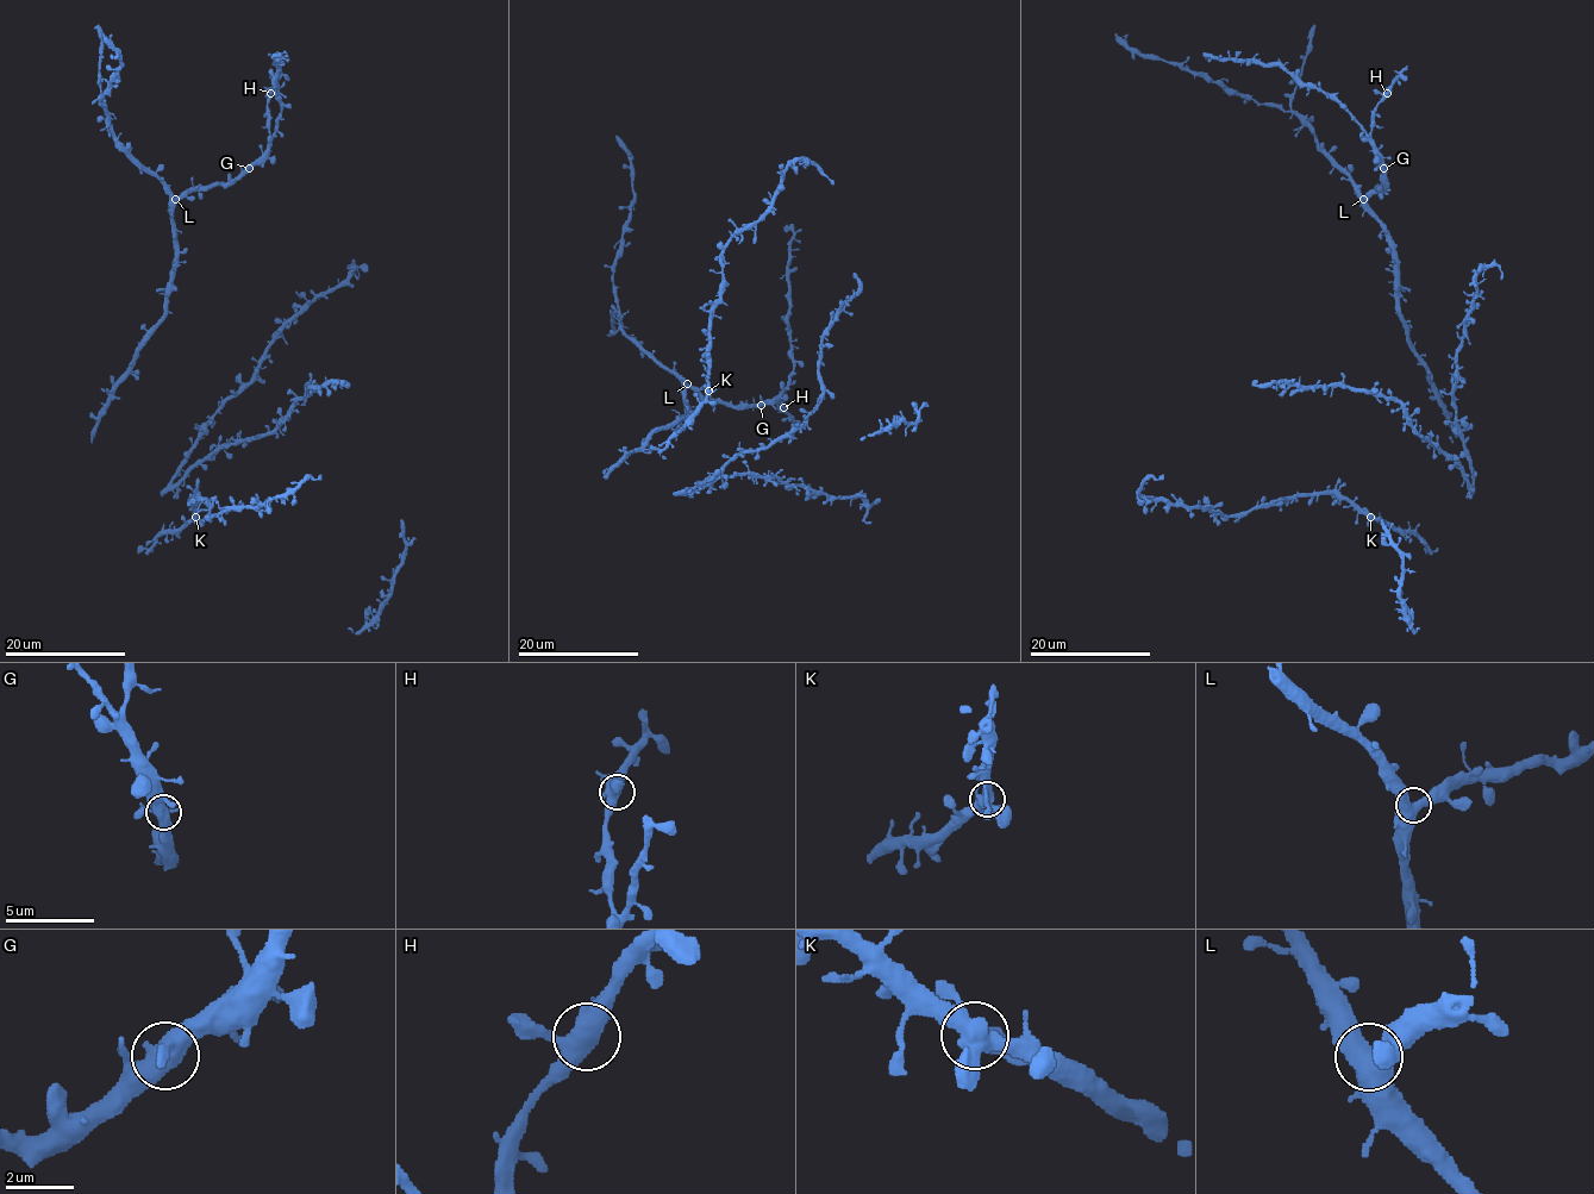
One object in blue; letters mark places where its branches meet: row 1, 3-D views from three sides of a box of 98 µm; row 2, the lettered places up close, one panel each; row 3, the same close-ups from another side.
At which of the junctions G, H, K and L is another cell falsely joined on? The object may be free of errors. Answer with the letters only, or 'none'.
none

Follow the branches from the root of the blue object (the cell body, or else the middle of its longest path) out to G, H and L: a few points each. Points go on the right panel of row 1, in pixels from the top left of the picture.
G: (1432, 379), (1408, 337), (1408, 325), (1399, 311), (1393, 239), (1368, 206), (1368, 199), (1386, 183), (1383, 168)
H: (1432, 379), (1399, 311), (1393, 239), (1368, 206), (1386, 183), (1370, 116), (1387, 93)
L: (1432, 379), (1408, 337), (1408, 325), (1399, 311), (1393, 239), (1363, 199)

